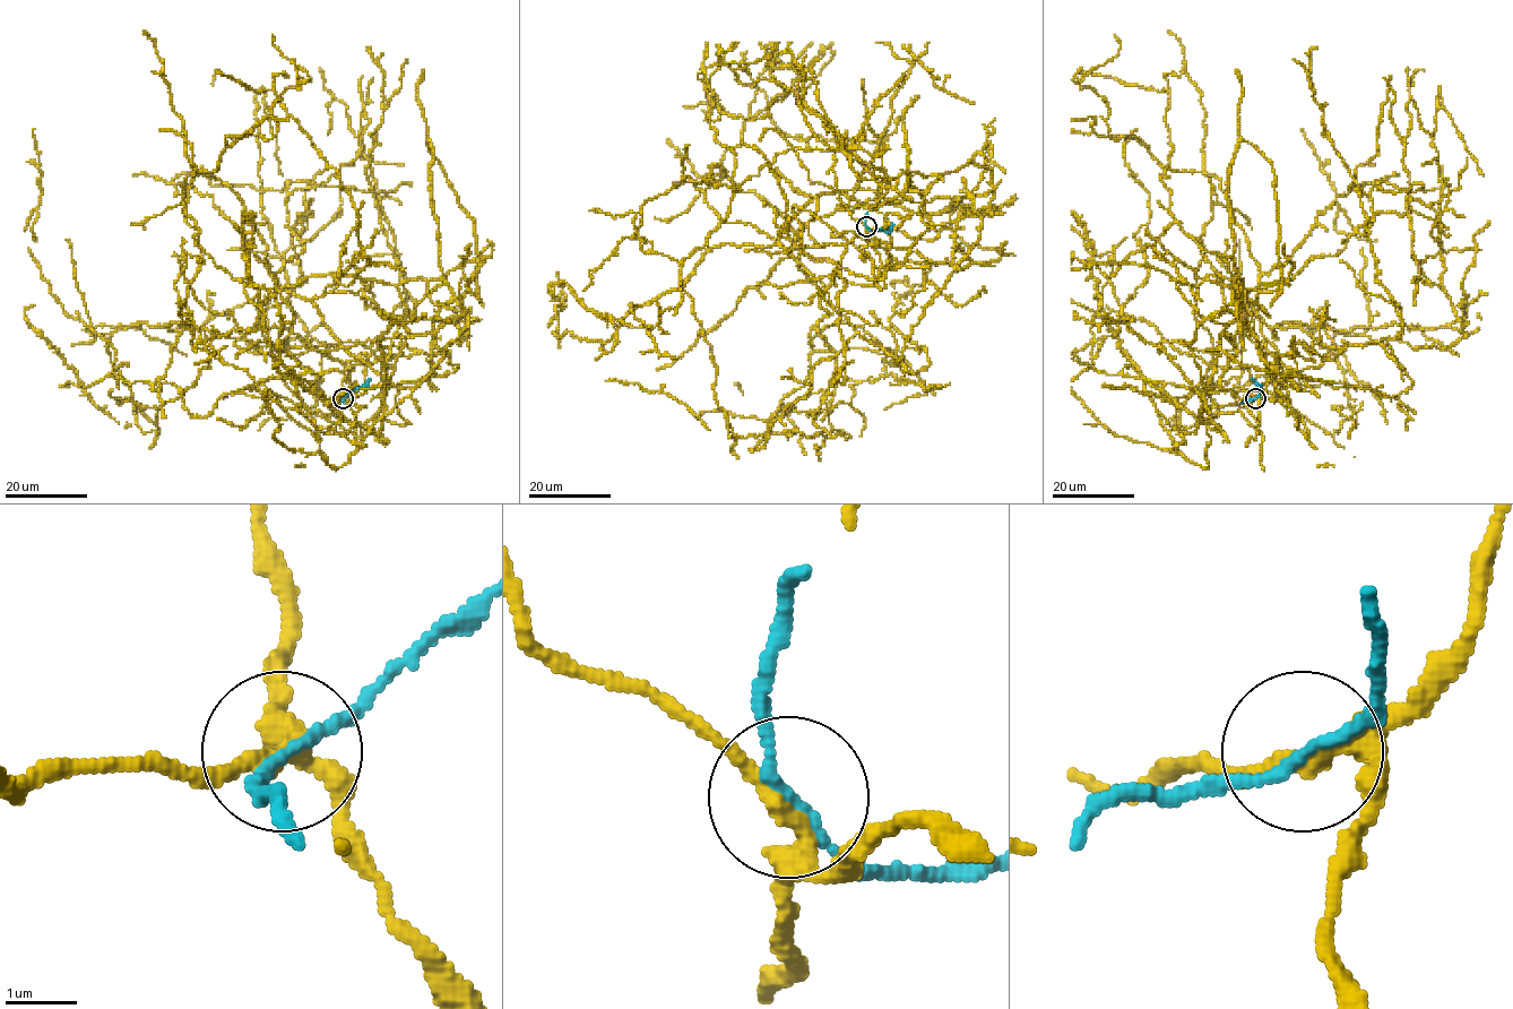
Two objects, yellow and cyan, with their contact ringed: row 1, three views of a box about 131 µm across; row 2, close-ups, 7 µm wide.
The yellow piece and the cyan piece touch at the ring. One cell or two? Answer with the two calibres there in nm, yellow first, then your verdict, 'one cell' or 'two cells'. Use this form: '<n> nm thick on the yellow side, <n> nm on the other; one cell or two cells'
240 nm thick on the yellow side, 150 nm on the other; one cell

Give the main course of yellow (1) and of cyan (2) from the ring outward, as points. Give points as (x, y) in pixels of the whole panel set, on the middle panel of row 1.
1: (866, 226), (814, 114), (859, 179), (937, 179), (838, 209), (859, 177), (779, 238), (916, 372), (895, 287)
2: (866, 226), (888, 232), (892, 223)

